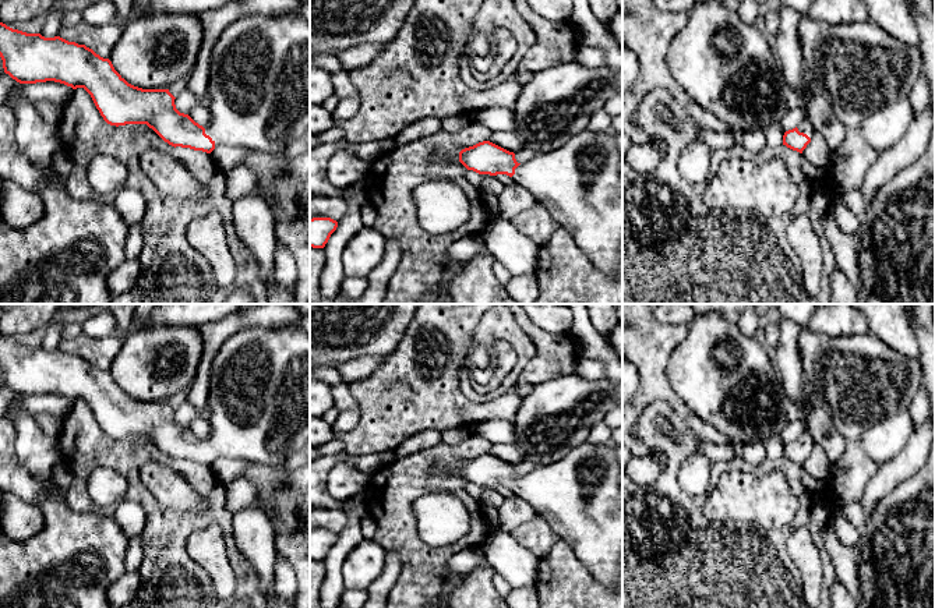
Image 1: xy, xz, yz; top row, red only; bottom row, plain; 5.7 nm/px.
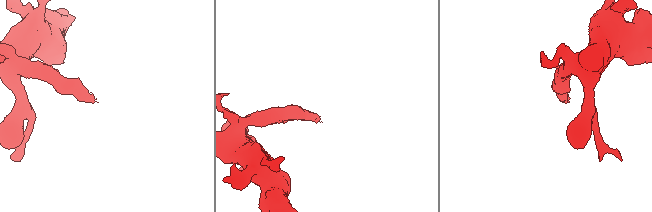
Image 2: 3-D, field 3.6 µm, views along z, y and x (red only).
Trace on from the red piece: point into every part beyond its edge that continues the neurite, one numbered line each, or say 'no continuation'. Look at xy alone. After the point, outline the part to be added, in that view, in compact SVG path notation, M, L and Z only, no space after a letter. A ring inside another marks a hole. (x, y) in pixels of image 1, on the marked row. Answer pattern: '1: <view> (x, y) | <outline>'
1: xy (258, 87) | M250 14L226 26L209 64L211 120L204 127L215 146L282 153L310 127L310 21L293 14Z

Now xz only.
1: xz (579, 184) | M588 128L565 145L537 153L521 163L511 177L526 188L565 229L583 250L593 265L603 273L617 275L622 269L622 177L621 153L614 134L593 132Z

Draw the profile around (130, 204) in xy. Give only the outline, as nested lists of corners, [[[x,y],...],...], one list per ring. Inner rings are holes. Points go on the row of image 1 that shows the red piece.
[[[123,187],[114,194],[112,205],[128,226],[140,223],[145,215],[145,199],[134,188]]]

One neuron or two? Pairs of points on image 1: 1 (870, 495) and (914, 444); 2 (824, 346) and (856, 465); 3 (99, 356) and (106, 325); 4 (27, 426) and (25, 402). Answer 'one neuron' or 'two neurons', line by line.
1: one neuron
2: one neuron
3: two neurons
4: two neurons

